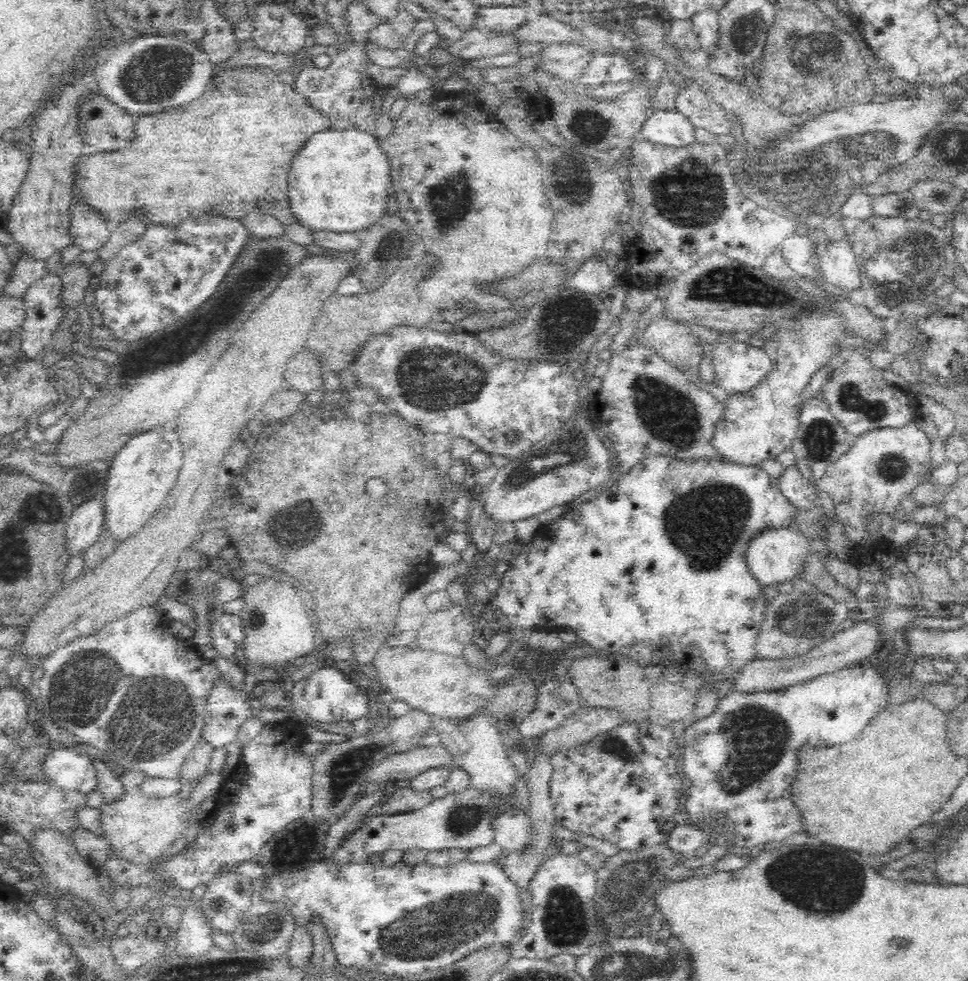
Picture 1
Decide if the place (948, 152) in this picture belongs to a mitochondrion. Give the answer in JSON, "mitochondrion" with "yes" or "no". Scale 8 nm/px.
{"mitochondrion":"yes"}

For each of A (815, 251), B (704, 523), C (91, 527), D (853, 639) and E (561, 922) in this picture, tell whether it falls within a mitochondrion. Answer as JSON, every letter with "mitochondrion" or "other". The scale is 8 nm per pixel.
{"A":"other","B":"mitochondrion","C":"other","D":"other","E":"mitochondrion"}

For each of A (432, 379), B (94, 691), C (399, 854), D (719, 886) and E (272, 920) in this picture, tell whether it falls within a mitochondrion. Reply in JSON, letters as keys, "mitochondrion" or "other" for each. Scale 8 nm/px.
{"A":"mitochondrion","B":"mitochondrion","C":"other","D":"other","E":"mitochondrion"}

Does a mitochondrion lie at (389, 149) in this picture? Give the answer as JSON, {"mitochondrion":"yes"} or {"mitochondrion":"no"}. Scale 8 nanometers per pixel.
{"mitochondrion":"no"}

